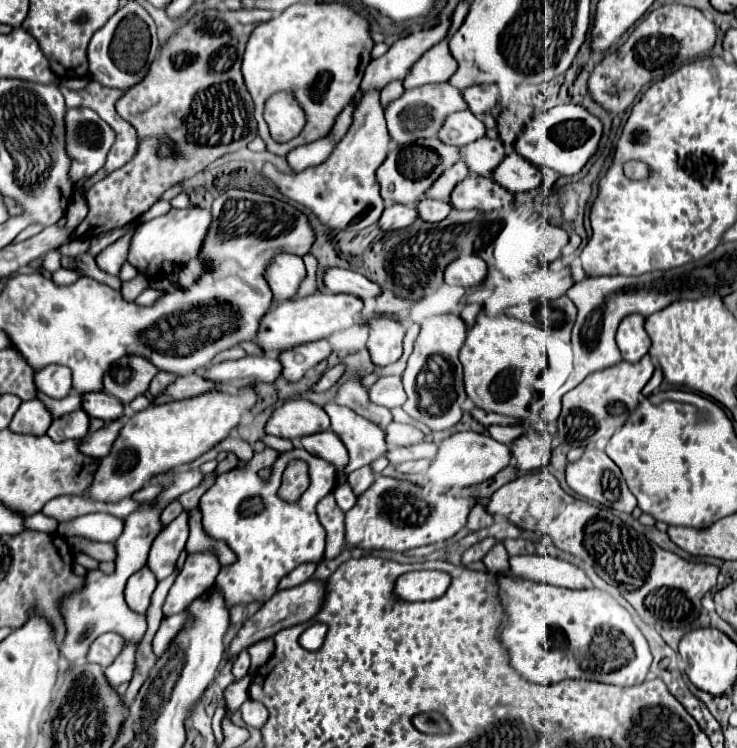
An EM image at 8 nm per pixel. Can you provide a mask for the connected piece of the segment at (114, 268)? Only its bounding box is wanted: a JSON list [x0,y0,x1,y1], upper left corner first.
[97,227,135,275]

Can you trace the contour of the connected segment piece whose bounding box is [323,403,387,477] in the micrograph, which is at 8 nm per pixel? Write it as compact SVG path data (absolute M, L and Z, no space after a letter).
M327 403L323 409L331 417L331 430L339 435L349 453L349 463L341 471L345 477L363 465L371 465L387 451L385 433L365 417L335 403Z

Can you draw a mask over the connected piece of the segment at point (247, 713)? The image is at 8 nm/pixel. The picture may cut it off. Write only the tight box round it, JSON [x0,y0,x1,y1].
[241,699,267,727]

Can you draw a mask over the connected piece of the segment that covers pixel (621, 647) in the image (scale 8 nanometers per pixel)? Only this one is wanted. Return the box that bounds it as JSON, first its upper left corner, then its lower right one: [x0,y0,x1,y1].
[499,573,653,685]

